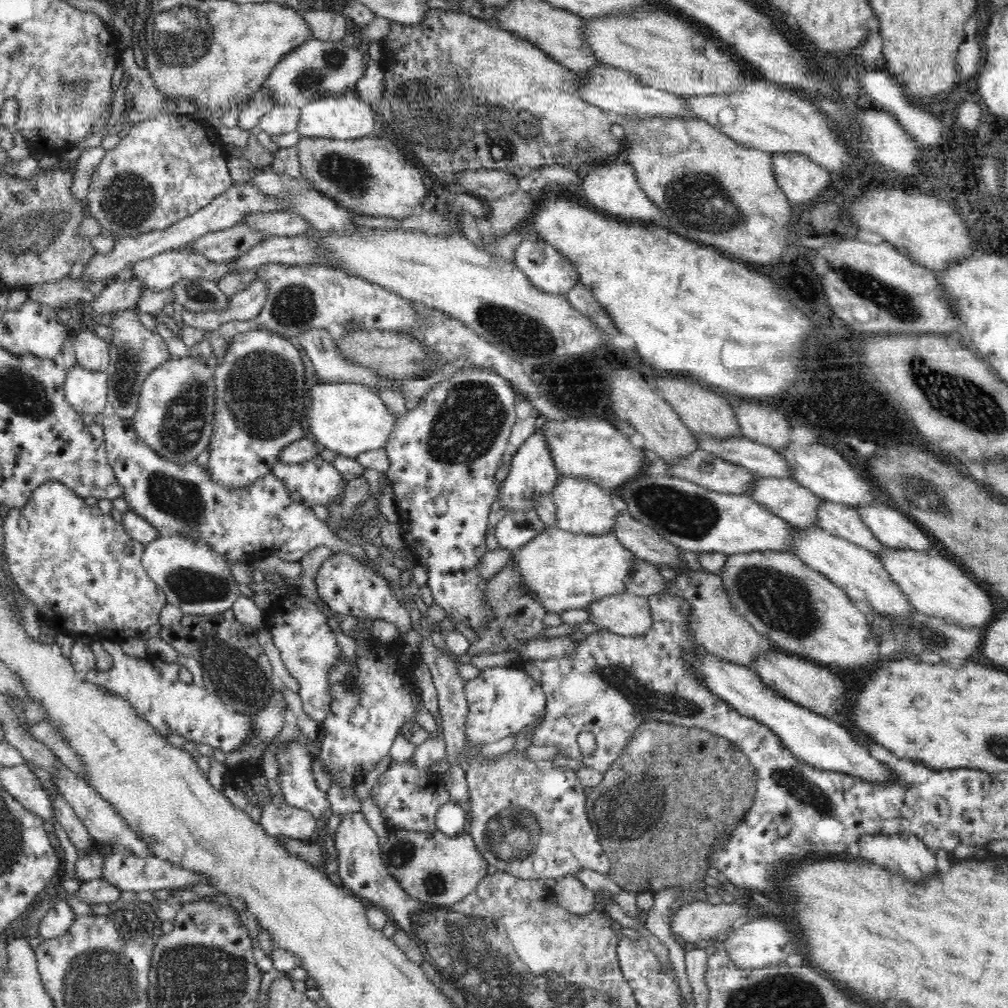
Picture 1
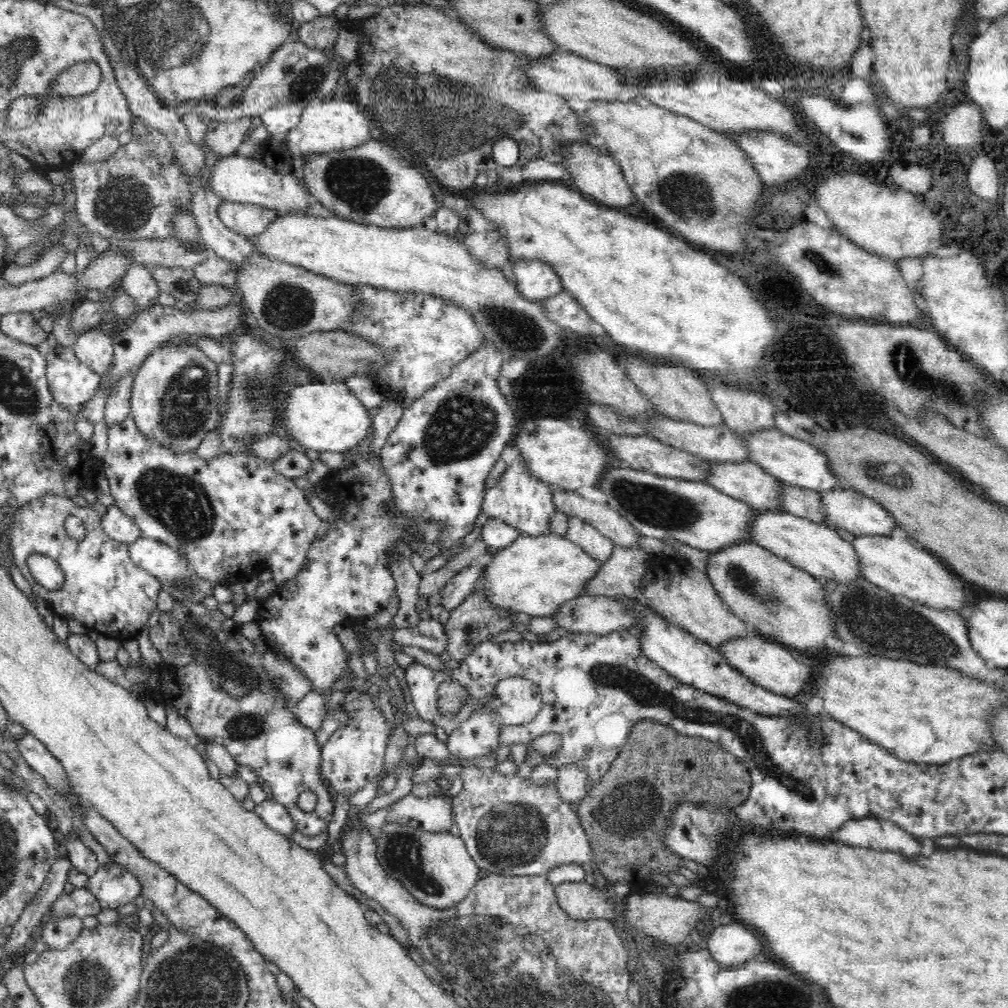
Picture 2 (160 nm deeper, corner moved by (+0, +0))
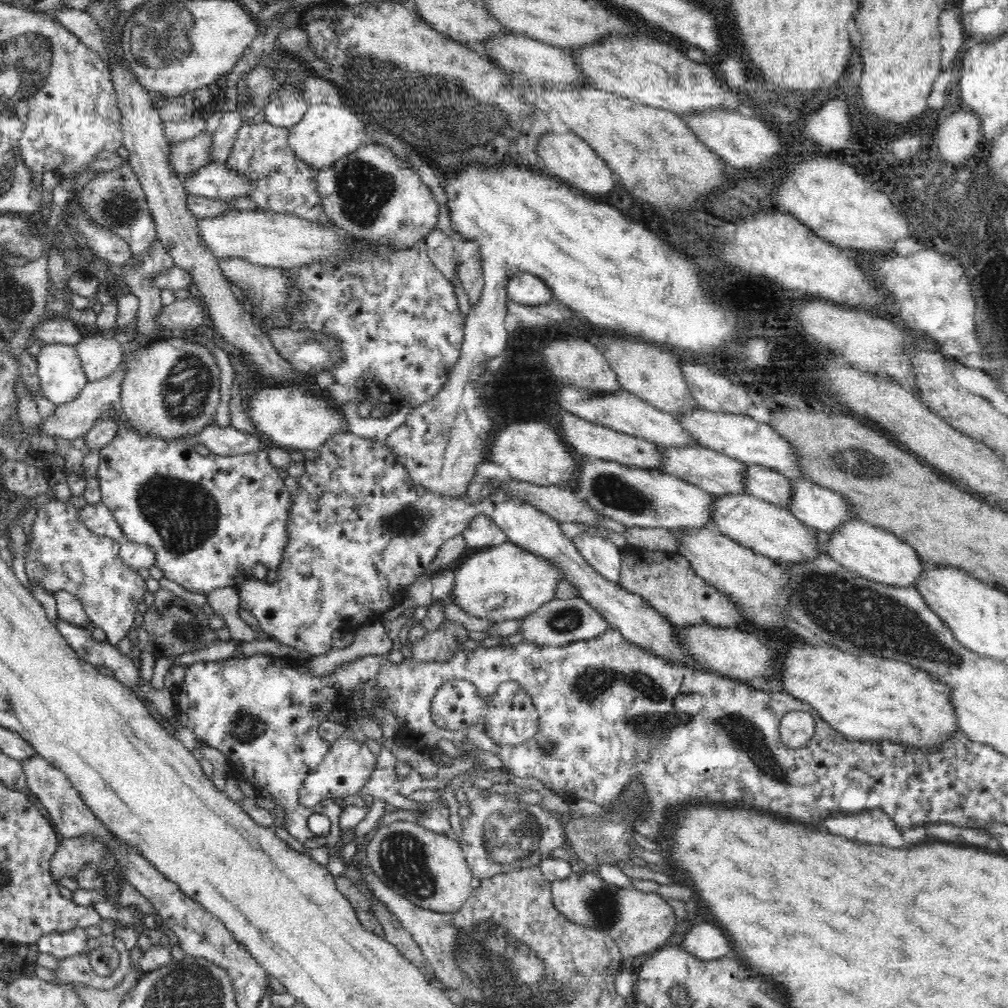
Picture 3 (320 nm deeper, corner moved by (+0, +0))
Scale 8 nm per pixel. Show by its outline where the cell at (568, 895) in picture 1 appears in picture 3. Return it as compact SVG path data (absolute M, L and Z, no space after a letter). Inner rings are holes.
M594 871L573 872L564 881L551 883L552 903L569 921L600 929L612 938L622 953L622 962L645 952L662 948L676 928L676 915L662 896L635 887L612 886Z

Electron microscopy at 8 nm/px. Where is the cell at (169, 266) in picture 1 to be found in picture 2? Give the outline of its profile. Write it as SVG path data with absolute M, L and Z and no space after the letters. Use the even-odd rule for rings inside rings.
M133 265L118 283L125 295L137 303L135 314L140 314L159 297L160 291L151 278L149 267Z

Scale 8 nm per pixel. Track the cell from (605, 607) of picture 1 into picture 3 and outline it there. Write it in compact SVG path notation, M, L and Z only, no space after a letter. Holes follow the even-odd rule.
M580 597L567 598L566 600L552 599L518 621L520 622L518 632L522 636L522 642L534 643L540 647L560 646L575 640L596 638L609 627L608 621Z

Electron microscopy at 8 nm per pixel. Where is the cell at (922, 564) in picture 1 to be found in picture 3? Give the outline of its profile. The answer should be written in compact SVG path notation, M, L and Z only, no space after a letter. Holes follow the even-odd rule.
M856 519L844 520L836 530L828 532L825 552L832 560L852 571L856 576L890 586L910 586L920 578L923 561L916 551L894 533Z

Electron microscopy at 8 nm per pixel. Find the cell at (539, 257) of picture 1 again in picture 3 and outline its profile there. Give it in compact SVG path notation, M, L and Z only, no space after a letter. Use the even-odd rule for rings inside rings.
M528 272L512 276L511 280L508 280L506 291L507 299L520 305L547 305L553 297L541 278Z

